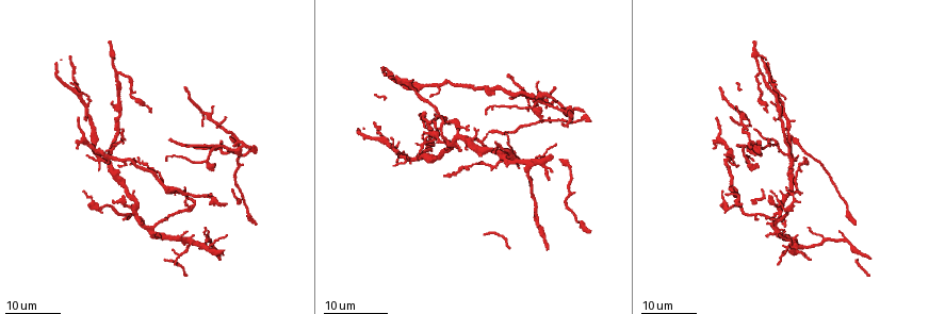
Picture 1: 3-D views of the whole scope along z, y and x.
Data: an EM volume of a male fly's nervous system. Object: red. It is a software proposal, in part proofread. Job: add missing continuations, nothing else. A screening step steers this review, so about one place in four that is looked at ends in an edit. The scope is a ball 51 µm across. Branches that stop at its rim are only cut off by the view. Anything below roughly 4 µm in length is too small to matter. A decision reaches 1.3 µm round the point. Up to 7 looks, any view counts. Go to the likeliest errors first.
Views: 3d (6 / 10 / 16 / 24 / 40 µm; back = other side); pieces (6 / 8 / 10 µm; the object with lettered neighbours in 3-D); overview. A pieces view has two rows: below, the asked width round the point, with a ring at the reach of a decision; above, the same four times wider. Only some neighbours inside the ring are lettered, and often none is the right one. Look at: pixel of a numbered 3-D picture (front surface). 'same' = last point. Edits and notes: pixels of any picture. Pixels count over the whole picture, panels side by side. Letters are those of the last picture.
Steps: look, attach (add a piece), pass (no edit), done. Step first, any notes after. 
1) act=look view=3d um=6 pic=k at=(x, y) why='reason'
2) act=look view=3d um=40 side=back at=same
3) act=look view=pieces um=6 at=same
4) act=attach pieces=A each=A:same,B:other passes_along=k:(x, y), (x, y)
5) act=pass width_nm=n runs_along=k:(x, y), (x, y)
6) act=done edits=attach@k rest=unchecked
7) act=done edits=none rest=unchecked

act=look view=3d um=24 pic=1 at=(446, 177)

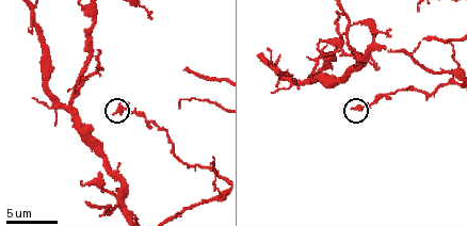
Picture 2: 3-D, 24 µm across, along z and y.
act=look view=pieces um=8 pic=2 at=(115, 114) why='what lies round it'

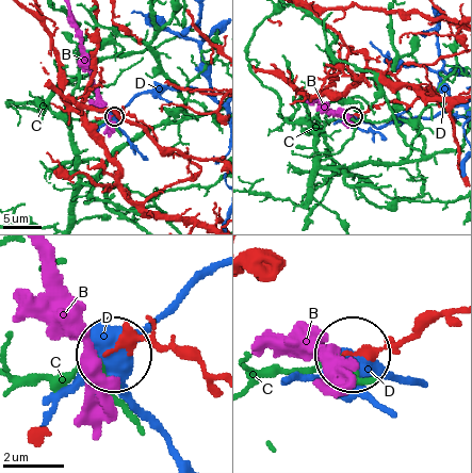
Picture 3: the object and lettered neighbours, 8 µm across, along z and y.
act=pass each=B:other,C:other,D:other runs_along=3:(452, 308), (399, 342), (355, 355) found='no lettered piece goes on from it'

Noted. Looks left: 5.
act=look view=3d um=16 pic=1 at=(220, 141) why='free end'

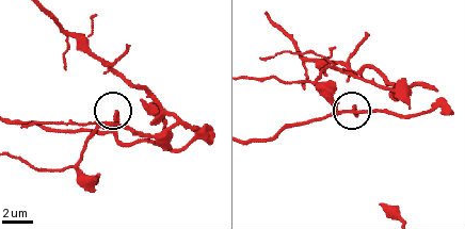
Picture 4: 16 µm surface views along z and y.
act=look view=pieces um=8 pic=4 at=(117, 112)

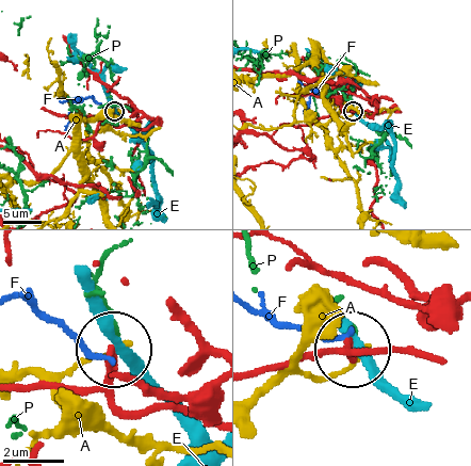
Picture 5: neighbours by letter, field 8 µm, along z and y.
act=pass each=A:other,E:other,F:other,P:other found='none of them fits'

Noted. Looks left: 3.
act=look view=3d um=10 pic=2 at=(100, 50) why='branch stops here'

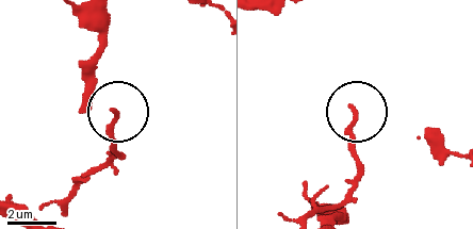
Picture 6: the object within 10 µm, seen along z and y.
act=look view=pieces um=8 pic=6 at=(353, 109) why='see the neighbours'

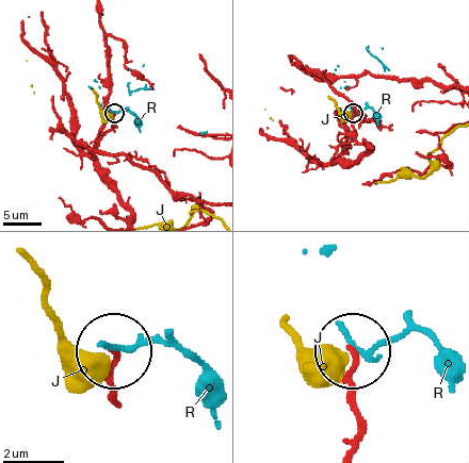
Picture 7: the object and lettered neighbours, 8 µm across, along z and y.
act=pass each=J:other,R:other runs_along=7:(354, 446), (356, 400), (349, 377), (356, 357) found='none of them fits'

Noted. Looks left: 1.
act=done edits=none rest=unchecked

